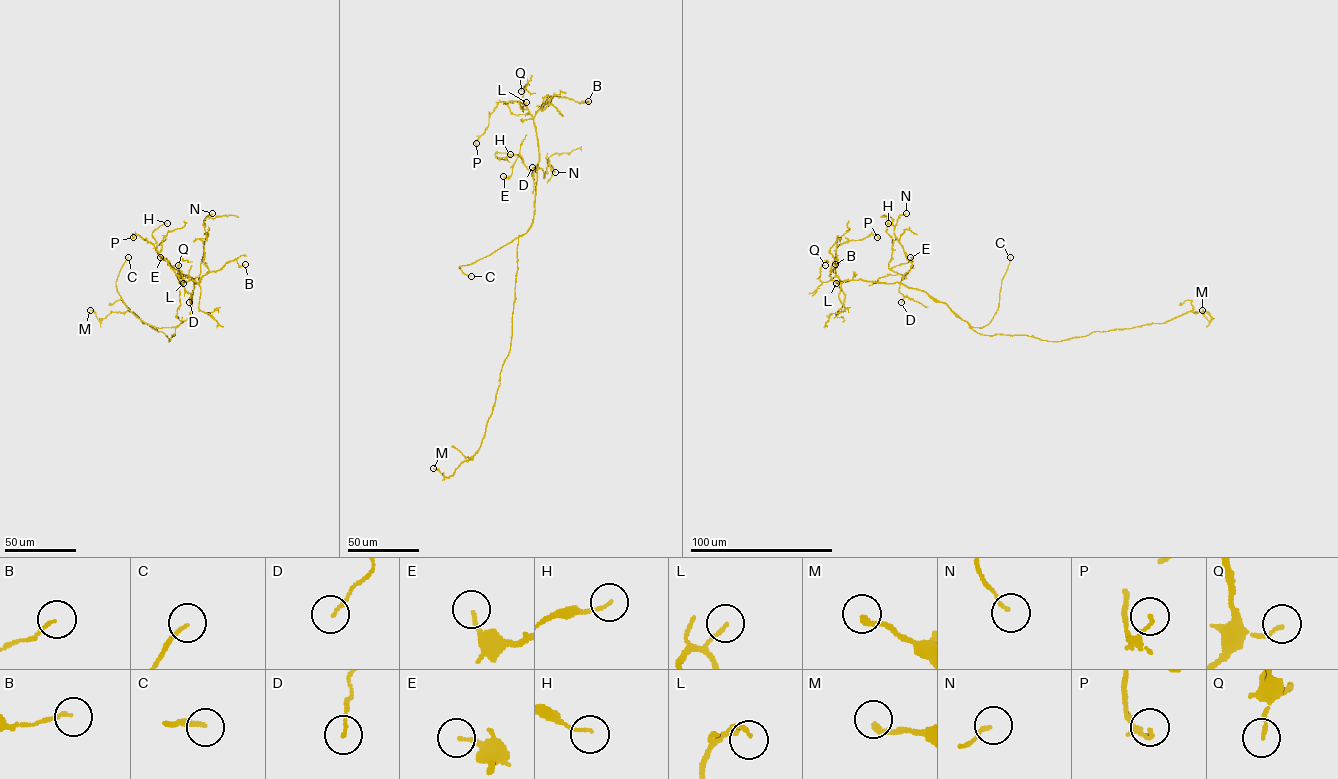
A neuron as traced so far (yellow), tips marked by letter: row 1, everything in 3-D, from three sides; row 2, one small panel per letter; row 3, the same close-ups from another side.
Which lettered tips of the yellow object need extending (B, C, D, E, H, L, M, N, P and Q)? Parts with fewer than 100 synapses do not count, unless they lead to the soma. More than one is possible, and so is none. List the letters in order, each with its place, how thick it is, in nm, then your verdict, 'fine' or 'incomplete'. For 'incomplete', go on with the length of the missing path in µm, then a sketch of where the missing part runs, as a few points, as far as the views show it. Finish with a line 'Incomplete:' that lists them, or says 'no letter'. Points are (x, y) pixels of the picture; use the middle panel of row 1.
B: (588, 101) | 120 nm | fine
C: (471, 276) | 140 nm | incomplete | 50 µm | (471, 276), (505, 276), (521, 272)
D: (532, 167) | 100 nm | fine
E: (503, 176) | 140 nm | fine
H: (510, 154) | 110 nm | fine
L: (526, 102) | 120 nm | fine
M: (433, 468) | 220 nm | fine
N: (555, 172) | 120 nm | fine
P: (476, 143) | 100 nm | fine
Q: (521, 91) | 130 nm | fine
Incomplete: C

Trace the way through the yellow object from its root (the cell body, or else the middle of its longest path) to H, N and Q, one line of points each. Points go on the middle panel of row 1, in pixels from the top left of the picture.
H: (517, 255), (518, 236), (533, 222), (537, 167), (530, 171), (517, 155), (495, 155), (496, 151), (510, 154)
N: (517, 255), (518, 236), (525, 234), (533, 222), (537, 167), (542, 169), (544, 177), (549, 160), (555, 172)
Q: (517, 255), (518, 236), (525, 234), (533, 222), (539, 160), (533, 117), (521, 100), (525, 85), (521, 91)

